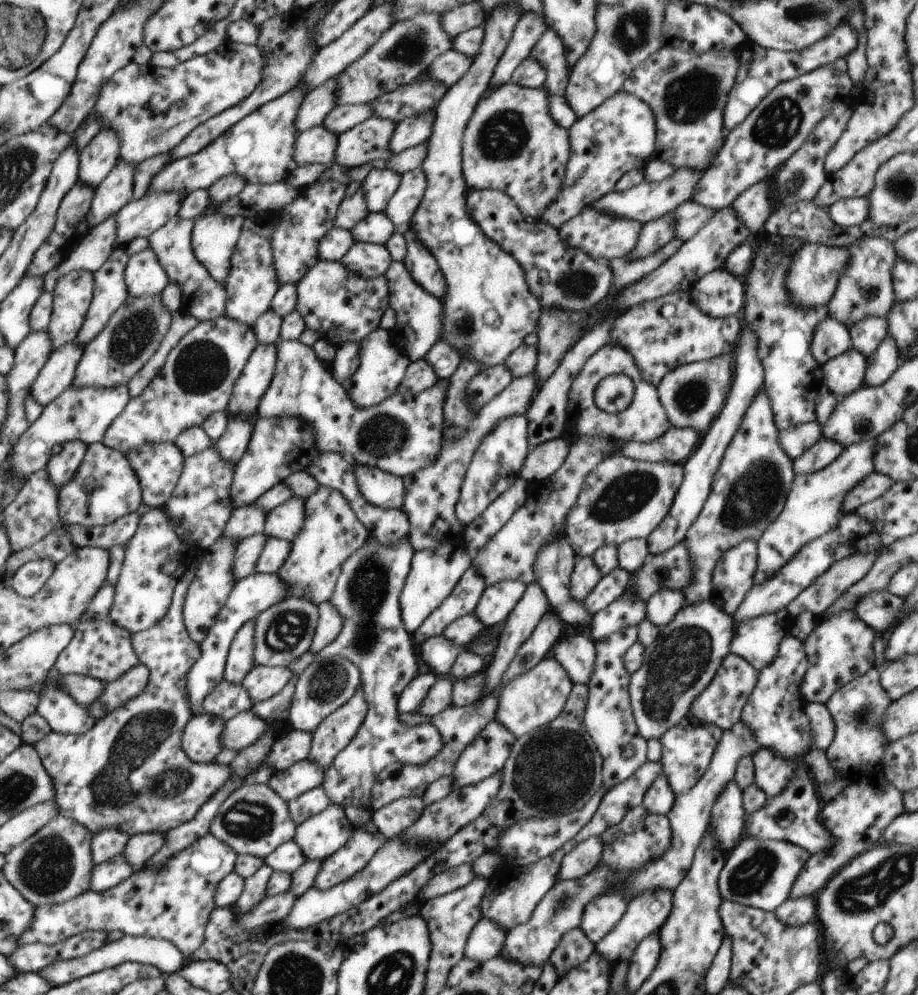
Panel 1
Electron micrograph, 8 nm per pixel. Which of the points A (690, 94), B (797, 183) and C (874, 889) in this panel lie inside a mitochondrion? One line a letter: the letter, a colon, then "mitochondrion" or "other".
A: mitochondrion
B: mitochondrion
C: mitochondrion

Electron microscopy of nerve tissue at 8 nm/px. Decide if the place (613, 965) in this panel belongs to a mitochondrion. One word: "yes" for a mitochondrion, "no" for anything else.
no

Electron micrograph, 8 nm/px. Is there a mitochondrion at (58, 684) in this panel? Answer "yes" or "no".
no

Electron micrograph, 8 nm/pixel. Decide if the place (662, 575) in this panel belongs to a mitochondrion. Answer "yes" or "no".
no

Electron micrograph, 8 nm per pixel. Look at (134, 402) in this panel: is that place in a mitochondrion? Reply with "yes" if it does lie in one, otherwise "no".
no

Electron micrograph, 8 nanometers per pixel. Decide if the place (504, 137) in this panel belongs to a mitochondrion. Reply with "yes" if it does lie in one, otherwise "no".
yes

